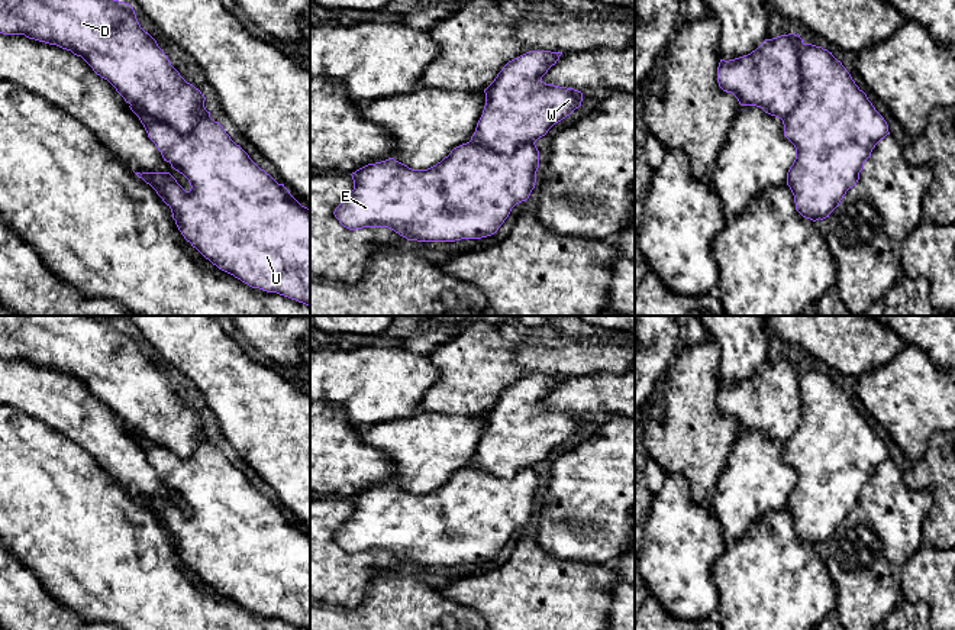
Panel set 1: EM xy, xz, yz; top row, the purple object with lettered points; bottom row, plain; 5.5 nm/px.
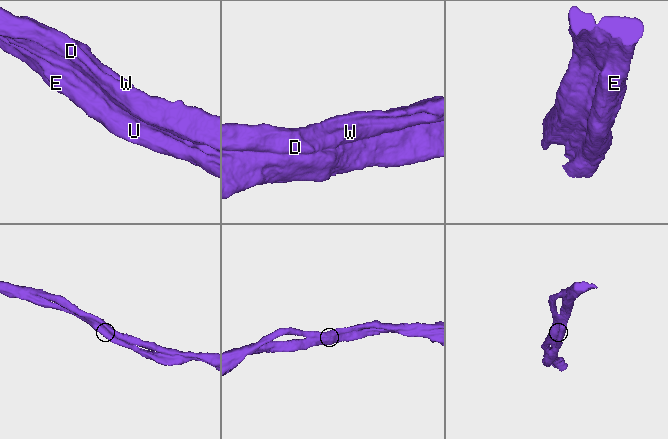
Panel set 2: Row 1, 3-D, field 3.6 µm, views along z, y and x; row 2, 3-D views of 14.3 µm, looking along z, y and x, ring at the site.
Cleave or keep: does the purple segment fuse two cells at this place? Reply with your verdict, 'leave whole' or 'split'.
split

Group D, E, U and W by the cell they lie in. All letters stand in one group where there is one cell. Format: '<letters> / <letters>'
D W / E U

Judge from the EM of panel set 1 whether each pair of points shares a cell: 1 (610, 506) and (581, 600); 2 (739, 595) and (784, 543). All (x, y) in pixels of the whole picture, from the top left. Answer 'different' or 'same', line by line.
1: different
2: same

